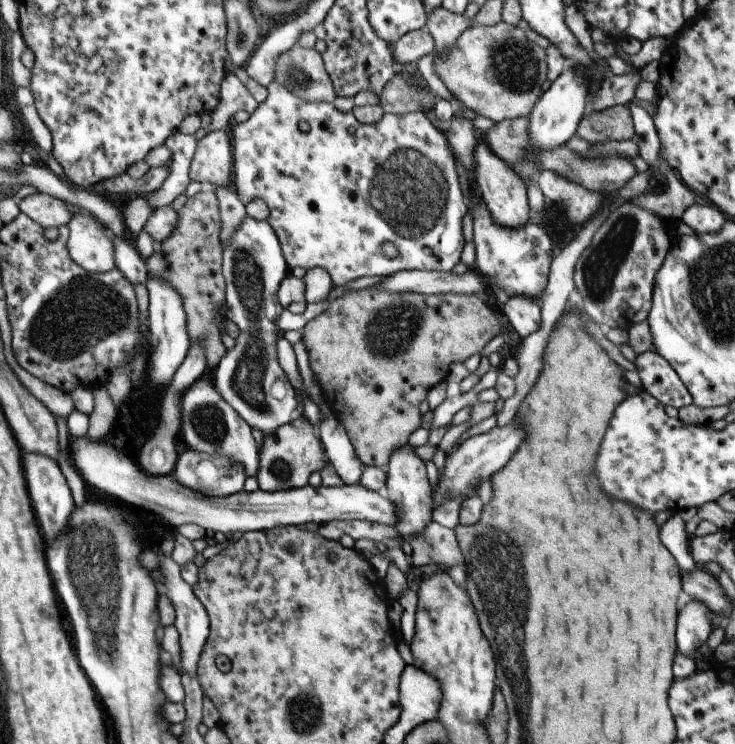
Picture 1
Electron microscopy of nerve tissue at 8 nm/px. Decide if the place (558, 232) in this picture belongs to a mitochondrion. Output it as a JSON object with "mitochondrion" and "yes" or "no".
{"mitochondrion":"no"}

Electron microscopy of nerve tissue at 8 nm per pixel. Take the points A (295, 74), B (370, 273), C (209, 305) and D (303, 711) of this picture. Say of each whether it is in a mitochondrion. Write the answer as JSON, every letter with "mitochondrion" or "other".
{"A":"mitochondrion","B":"other","C":"other","D":"mitochondrion"}

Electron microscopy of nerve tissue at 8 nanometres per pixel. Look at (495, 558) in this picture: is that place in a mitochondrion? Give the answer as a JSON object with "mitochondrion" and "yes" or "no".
{"mitochondrion":"yes"}

